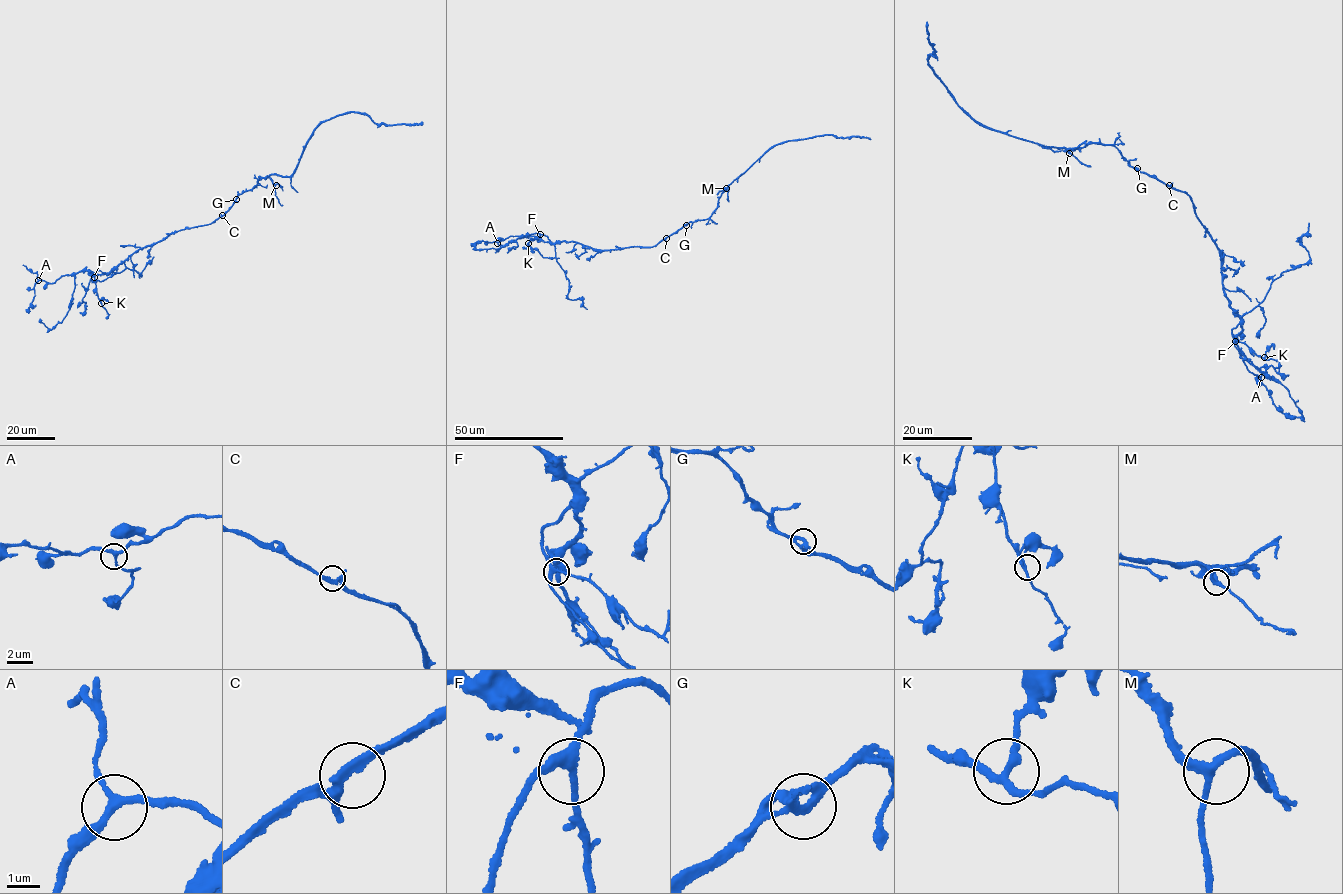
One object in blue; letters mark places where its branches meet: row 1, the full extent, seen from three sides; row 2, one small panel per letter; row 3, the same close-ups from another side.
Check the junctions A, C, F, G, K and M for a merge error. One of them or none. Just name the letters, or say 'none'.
none

